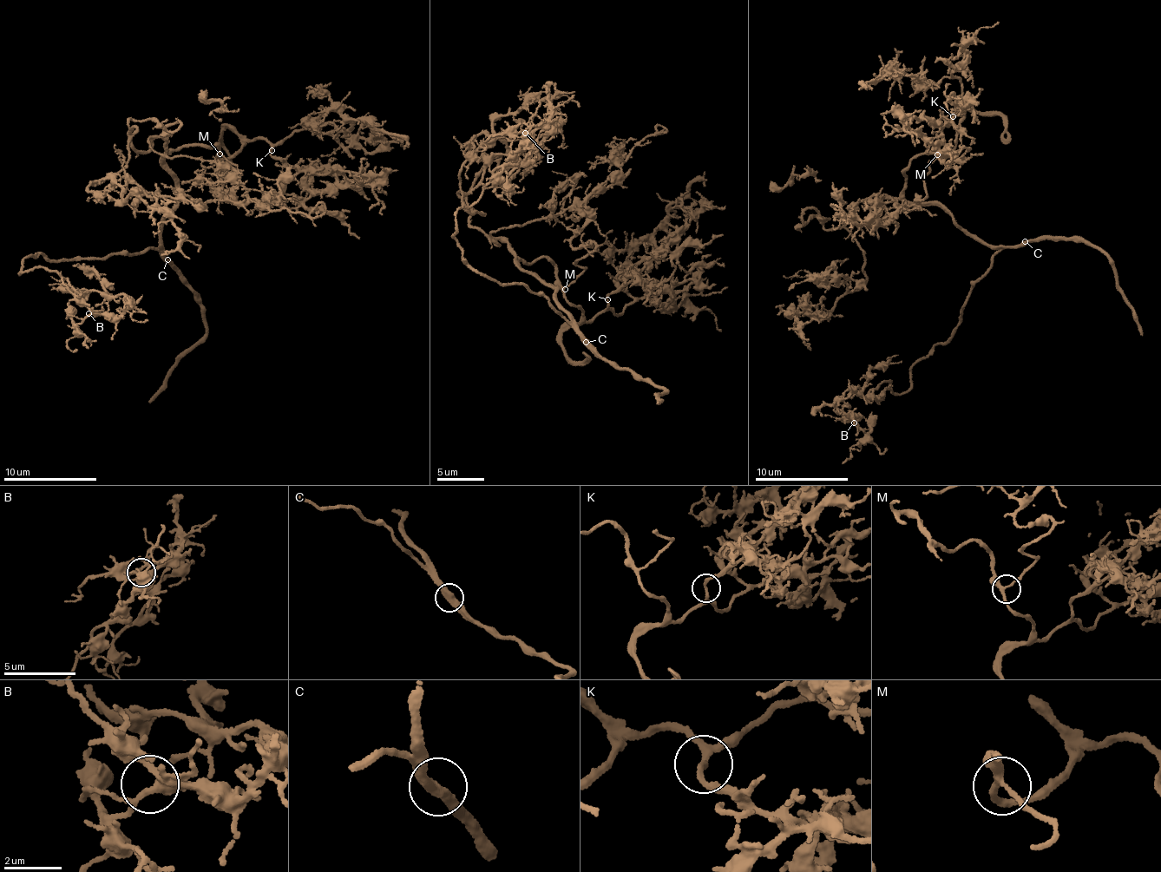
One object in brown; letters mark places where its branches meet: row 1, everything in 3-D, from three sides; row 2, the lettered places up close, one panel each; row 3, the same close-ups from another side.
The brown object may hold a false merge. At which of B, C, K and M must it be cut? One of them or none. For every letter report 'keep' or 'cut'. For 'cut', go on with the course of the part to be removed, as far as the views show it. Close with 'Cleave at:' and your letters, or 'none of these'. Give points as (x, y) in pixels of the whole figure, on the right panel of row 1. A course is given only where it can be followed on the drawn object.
B: keep
C: keep
K: keep
M: keep
Cleave at: none of these

